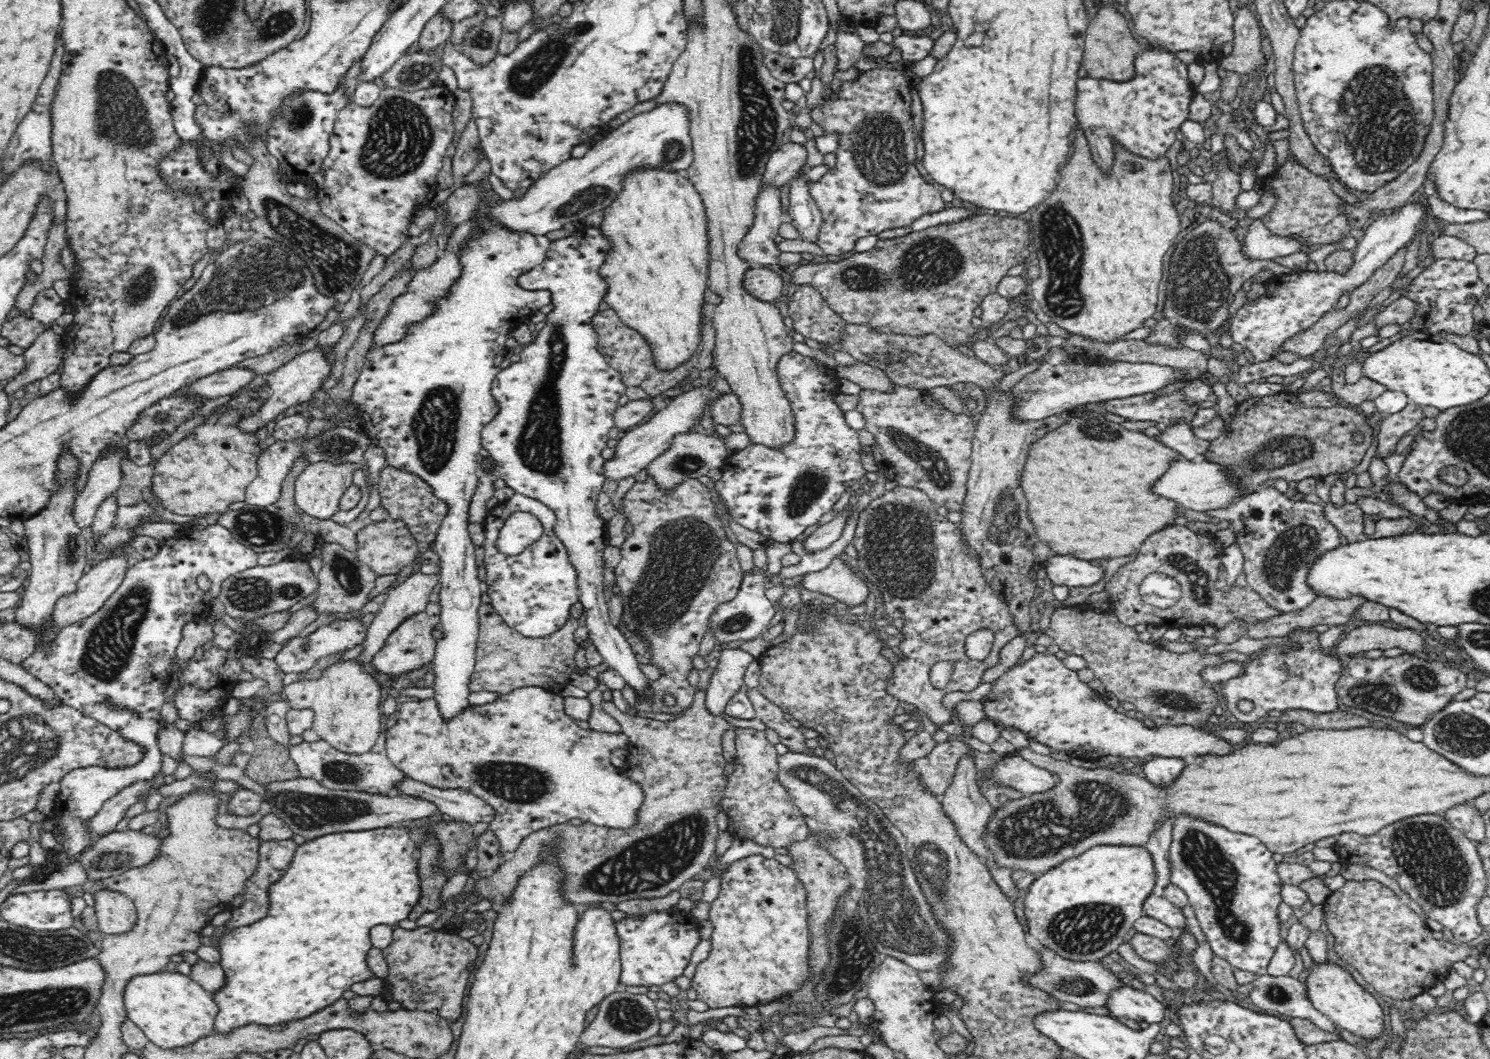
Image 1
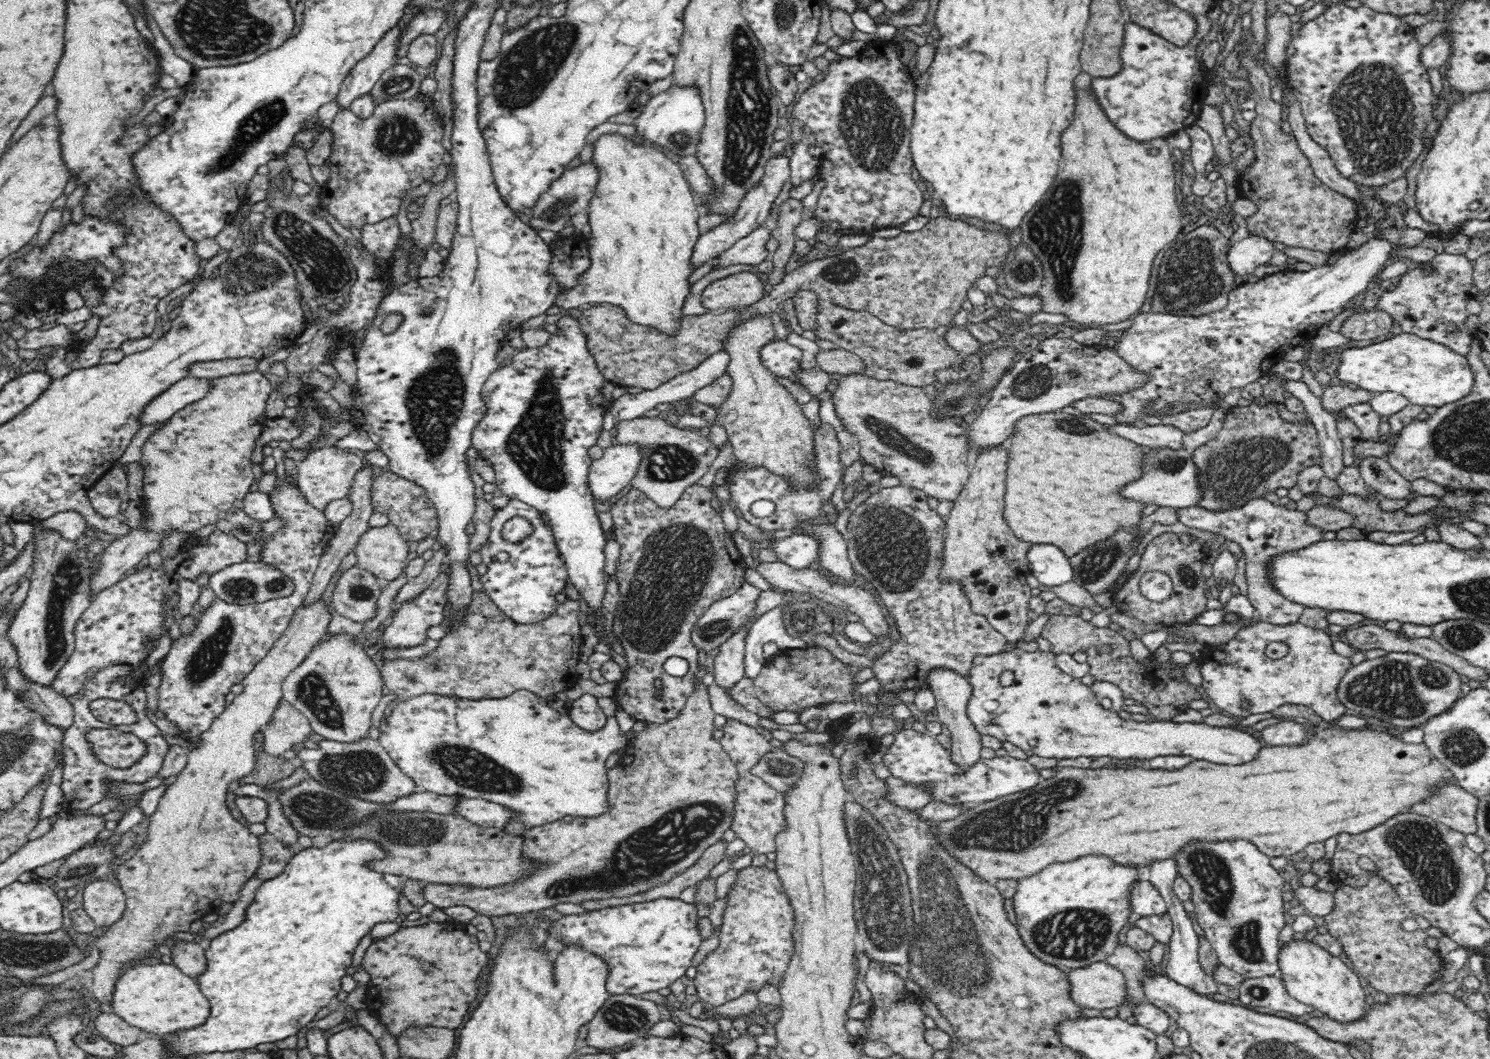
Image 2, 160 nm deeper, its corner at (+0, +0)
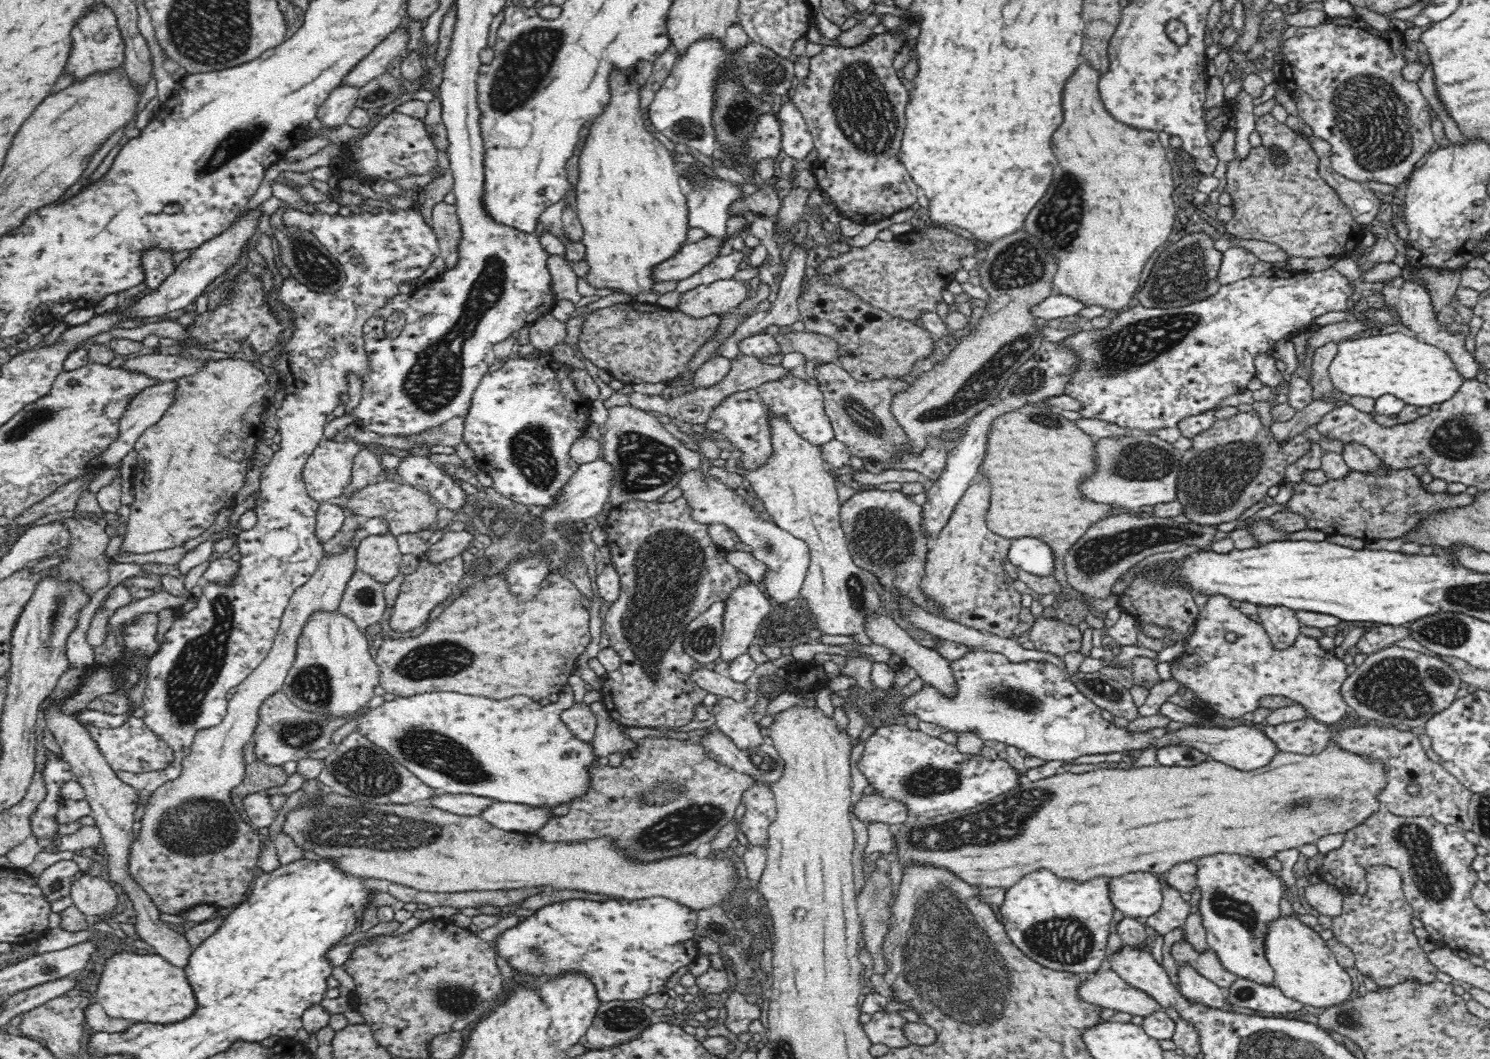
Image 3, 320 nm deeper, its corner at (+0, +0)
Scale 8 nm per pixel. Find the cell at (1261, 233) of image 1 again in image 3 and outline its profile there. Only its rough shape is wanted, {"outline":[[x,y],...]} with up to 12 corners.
{"outline":[[1244,248],[1223,254],[1216,280],[1226,286],[1252,276],[1257,257]]}

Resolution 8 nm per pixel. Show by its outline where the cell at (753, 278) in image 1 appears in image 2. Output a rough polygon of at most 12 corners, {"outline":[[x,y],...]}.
{"outline":[[752,272],[714,280],[704,288],[709,312],[740,310],[766,294]]}

